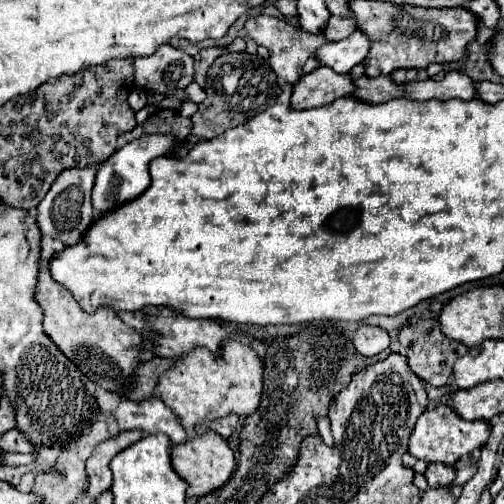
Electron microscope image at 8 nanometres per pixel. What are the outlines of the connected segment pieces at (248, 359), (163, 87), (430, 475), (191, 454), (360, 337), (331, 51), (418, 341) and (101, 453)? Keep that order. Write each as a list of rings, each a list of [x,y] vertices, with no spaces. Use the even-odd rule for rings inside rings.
[[[227,340],[223,352],[215,356],[207,348],[195,348],[183,356],[175,368],[159,378],[161,400],[183,420],[191,432],[199,424],[211,424],[227,414],[251,416],[257,412],[263,394],[263,364],[247,340]]]
[[[169,44],[151,56],[135,56],[133,68],[135,86],[149,92],[165,94],[193,82],[193,58]]]
[[[431,464],[425,472],[427,482],[429,482],[431,488],[451,486],[453,480],[455,480],[455,474],[457,474],[457,470],[453,466],[447,466],[447,464]]]
[[[207,432],[201,438],[199,436],[189,438],[187,444],[173,446],[171,462],[173,462],[175,472],[179,476],[183,476],[183,480],[189,484],[189,492],[187,494],[195,494],[197,498],[219,490],[219,486],[227,484],[233,478],[233,472],[235,472],[235,454],[229,448],[227,440],[221,438],[215,432]]]
[[[361,326],[353,338],[355,350],[363,356],[377,356],[389,348],[389,334],[375,326]]]
[[[355,30],[345,40],[325,42],[323,48],[315,52],[315,56],[335,72],[345,74],[351,72],[353,66],[363,62],[369,56],[369,50],[371,50],[371,40],[361,30]]]
[[[427,318],[427,320],[417,320],[415,324],[409,324],[401,330],[399,334],[401,342],[401,354],[407,356],[409,368],[425,382],[431,386],[447,386],[451,376],[453,376],[453,364],[457,358],[467,354],[467,346],[459,344],[457,340],[447,338],[441,332],[441,324],[437,318]]]
[[[131,430],[131,432],[121,432],[115,438],[109,438],[105,442],[101,442],[93,456],[87,460],[87,474],[89,474],[89,498],[97,500],[99,494],[107,492],[113,484],[113,476],[109,470],[109,462],[115,454],[119,454],[123,448],[135,444],[139,438],[143,436],[143,432],[139,430]]]

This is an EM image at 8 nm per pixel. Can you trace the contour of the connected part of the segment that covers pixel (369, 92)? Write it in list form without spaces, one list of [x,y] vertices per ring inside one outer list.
[[[361,76],[355,82],[357,90],[353,96],[367,100],[367,102],[387,102],[397,96],[405,96],[405,88],[401,88],[401,82],[395,82],[391,76]]]

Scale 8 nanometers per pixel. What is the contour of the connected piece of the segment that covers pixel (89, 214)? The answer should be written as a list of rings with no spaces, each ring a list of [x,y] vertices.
[[[97,164],[91,168],[67,168],[57,176],[45,198],[39,202],[37,208],[37,224],[41,226],[43,234],[51,234],[53,238],[61,240],[63,244],[75,244],[81,240],[81,234],[91,226],[95,220],[95,212],[91,206],[91,190],[95,182]]]

